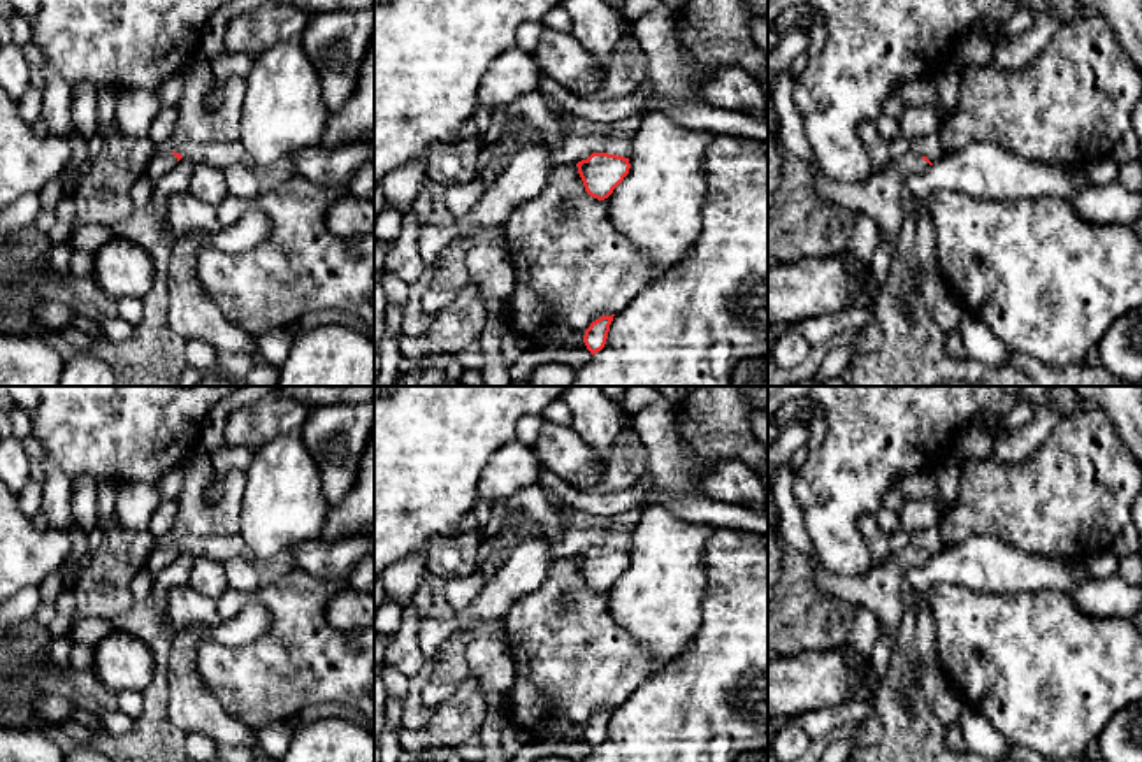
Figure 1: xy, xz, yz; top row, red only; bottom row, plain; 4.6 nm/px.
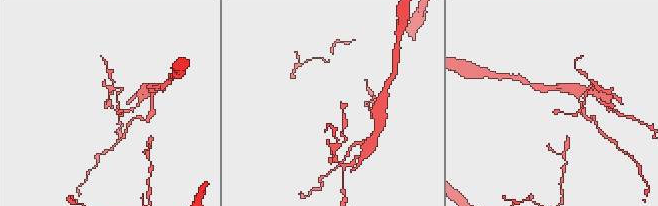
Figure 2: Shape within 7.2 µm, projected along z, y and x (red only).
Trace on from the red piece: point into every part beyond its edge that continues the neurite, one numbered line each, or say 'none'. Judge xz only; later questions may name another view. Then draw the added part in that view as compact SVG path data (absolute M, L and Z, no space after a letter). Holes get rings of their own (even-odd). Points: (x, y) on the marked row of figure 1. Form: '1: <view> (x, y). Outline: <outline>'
none

